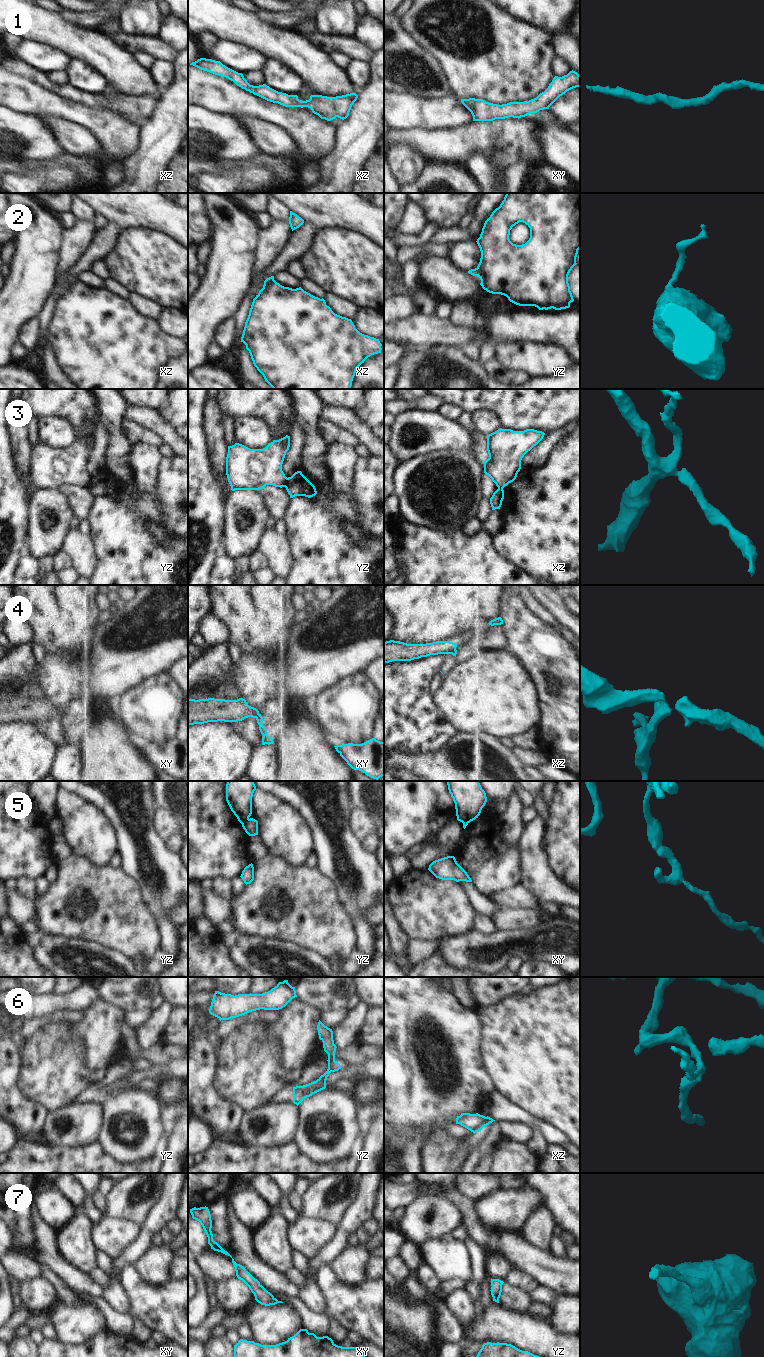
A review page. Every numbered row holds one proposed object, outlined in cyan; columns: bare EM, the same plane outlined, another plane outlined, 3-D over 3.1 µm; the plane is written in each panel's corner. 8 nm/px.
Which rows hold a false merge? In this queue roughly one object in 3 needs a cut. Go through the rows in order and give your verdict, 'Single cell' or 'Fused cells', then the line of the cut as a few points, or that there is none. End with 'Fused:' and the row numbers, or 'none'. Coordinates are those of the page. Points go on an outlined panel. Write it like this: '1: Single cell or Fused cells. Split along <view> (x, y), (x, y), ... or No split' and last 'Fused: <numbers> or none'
1: Single cell. No split
2: Fused cells. Split along xz (274, 280), (263, 287)
3: Fused cells. Split along yz (287, 478), (284, 486)
4: Fused cells. Split along xy (258, 713), (255, 717)
5: Fused cells. Split along yz (248, 818), (242, 824)
6: Fused cells. Split along yz (334, 1059), (328, 1061)
7: Single cell. No split
Fused: 2, 3, 4, 5, 6

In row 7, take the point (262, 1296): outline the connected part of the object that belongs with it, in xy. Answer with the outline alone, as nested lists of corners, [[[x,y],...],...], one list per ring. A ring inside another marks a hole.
[[[206,1206],[200,1208],[194,1207],[190,1209],[190,1213],[192,1215],[192,1218],[199,1221],[200,1224],[202,1225],[208,1237],[208,1244],[211,1246],[211,1249],[213,1249],[214,1251],[221,1252],[232,1258],[232,1256],[227,1251],[225,1251],[217,1242],[213,1240],[213,1234],[211,1231],[212,1220],[208,1207]],[[232,1258],[232,1263],[235,1267],[237,1278],[242,1280],[249,1287],[249,1289],[255,1296],[255,1300],[258,1303],[265,1306],[275,1305],[277,1303],[283,1303],[282,1301],[278,1301],[242,1265],[237,1264],[233,1258]]]

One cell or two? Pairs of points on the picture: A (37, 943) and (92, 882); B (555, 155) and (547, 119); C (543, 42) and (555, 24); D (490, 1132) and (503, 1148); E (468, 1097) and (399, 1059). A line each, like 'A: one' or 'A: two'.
A: two
B: one
C: two
D: two
E: one

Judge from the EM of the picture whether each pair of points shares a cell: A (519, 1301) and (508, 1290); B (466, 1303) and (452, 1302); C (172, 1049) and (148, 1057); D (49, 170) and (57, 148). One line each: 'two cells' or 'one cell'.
A: one cell
B: one cell
C: one cell
D: two cells

